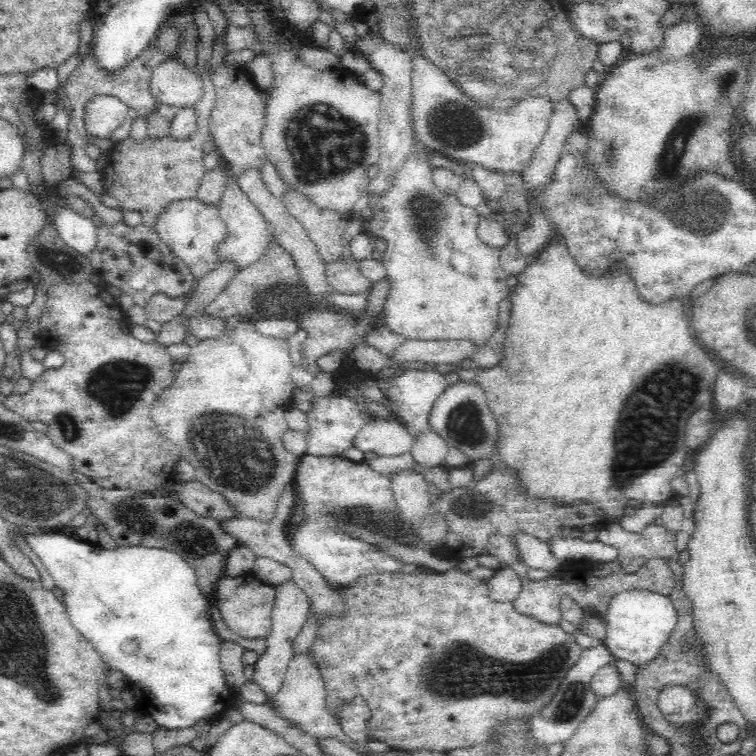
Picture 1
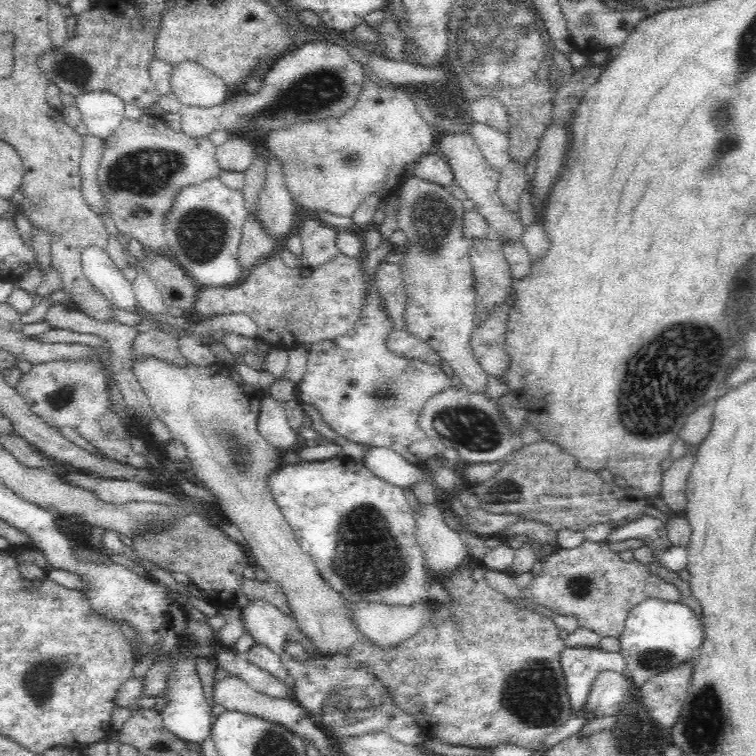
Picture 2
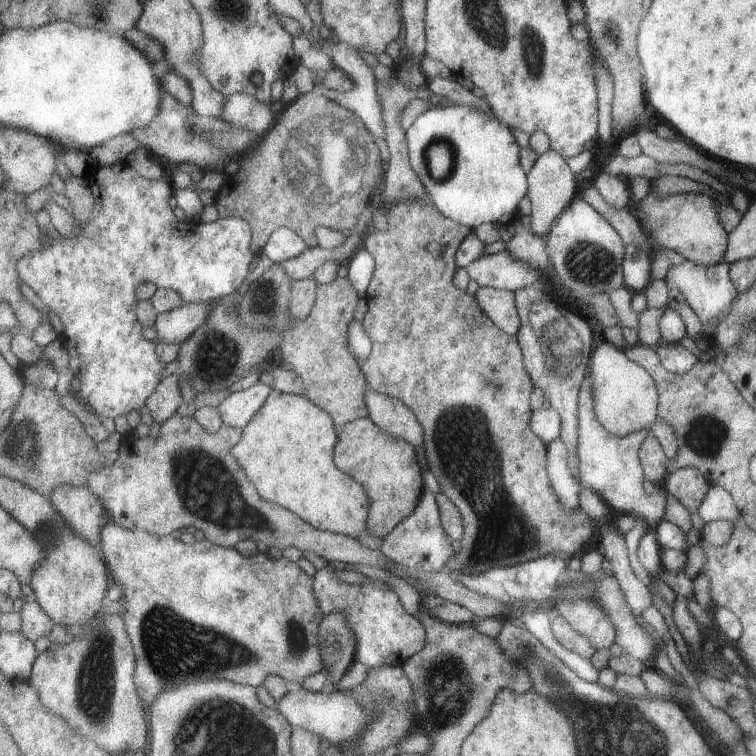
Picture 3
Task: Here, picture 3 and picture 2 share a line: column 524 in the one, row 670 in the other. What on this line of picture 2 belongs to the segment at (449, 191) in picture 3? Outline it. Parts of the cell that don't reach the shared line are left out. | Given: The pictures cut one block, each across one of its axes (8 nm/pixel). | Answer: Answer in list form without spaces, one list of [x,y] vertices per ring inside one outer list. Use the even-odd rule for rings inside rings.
[[[188,656],[188,658],[180,658],[176,660],[176,666],[166,682],[166,686],[170,686],[166,690],[166,698],[168,698],[168,706],[162,710],[162,722],[164,728],[170,730],[174,736],[182,738],[188,744],[198,744],[202,746],[204,740],[208,736],[212,736],[212,724],[210,724],[210,708],[208,702],[204,698],[204,690],[200,684],[200,678],[196,674],[196,656]]]

